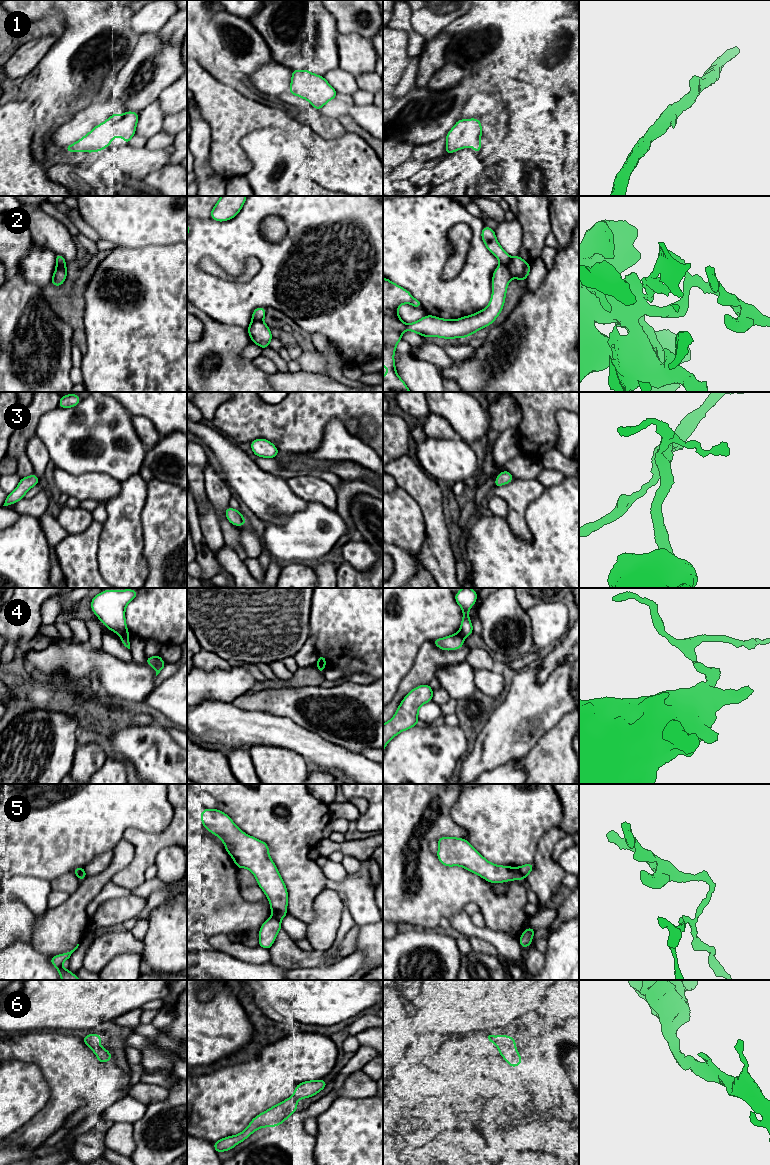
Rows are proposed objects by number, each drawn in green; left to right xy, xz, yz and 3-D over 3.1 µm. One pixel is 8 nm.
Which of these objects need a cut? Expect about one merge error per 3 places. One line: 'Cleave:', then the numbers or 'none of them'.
Cleave: 2, 4, 5

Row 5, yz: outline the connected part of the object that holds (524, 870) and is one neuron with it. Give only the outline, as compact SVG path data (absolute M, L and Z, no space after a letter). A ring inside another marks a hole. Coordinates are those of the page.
M533 863L525 864L520 867L518 867L518 871L523 877L523 880L528 876L528 874L534 869Z

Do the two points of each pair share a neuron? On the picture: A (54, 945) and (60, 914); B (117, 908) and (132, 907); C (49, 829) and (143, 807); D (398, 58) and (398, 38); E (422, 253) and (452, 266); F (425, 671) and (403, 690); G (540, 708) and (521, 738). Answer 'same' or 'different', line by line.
A: same
B: same
C: same
D: same
E: different
F: same
G: same

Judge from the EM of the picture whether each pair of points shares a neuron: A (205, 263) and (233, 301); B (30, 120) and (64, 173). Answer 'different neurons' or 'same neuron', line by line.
A: different neurons
B: different neurons

